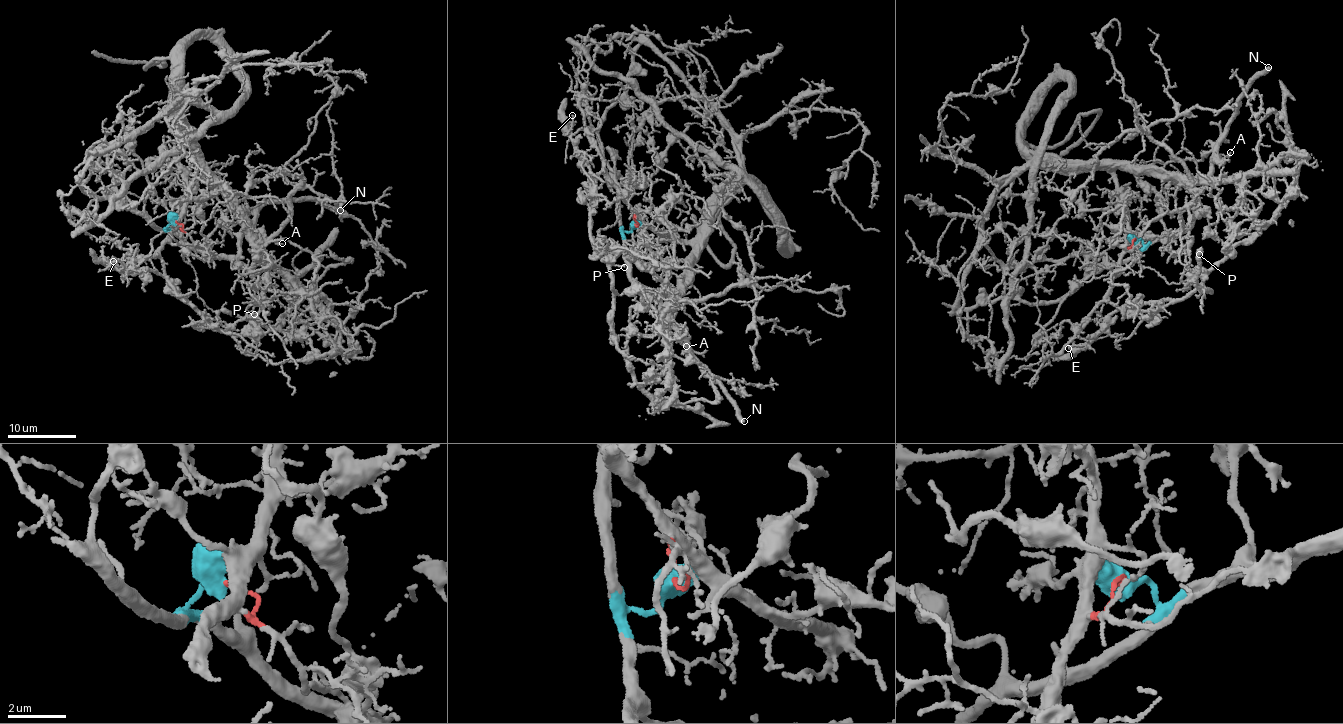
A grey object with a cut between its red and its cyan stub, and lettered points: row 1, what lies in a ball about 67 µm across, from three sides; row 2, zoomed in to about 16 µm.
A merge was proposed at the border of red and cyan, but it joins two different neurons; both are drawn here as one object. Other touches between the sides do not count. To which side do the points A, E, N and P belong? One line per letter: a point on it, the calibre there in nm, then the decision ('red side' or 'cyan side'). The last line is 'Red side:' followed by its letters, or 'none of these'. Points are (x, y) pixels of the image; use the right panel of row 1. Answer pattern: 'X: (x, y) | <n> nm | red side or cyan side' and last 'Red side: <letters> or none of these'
A: (1230, 152) | 200 nm | cyan side
E: (1068, 348) | 150 nm | red side
N: (1268, 67) | 440 nm | cyan side
P: (1199, 254) | 130 nm | red side
Red side: E, P

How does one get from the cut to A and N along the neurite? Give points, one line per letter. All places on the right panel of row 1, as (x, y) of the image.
A: (1134, 241), (1146, 244), (1190, 228), (1198, 191), (1214, 161), (1221, 160), (1230, 152)
N: (1134, 241), (1146, 244), (1191, 226), (1198, 191), (1203, 185), (1217, 142), (1231, 122), (1240, 96), (1269, 67)

